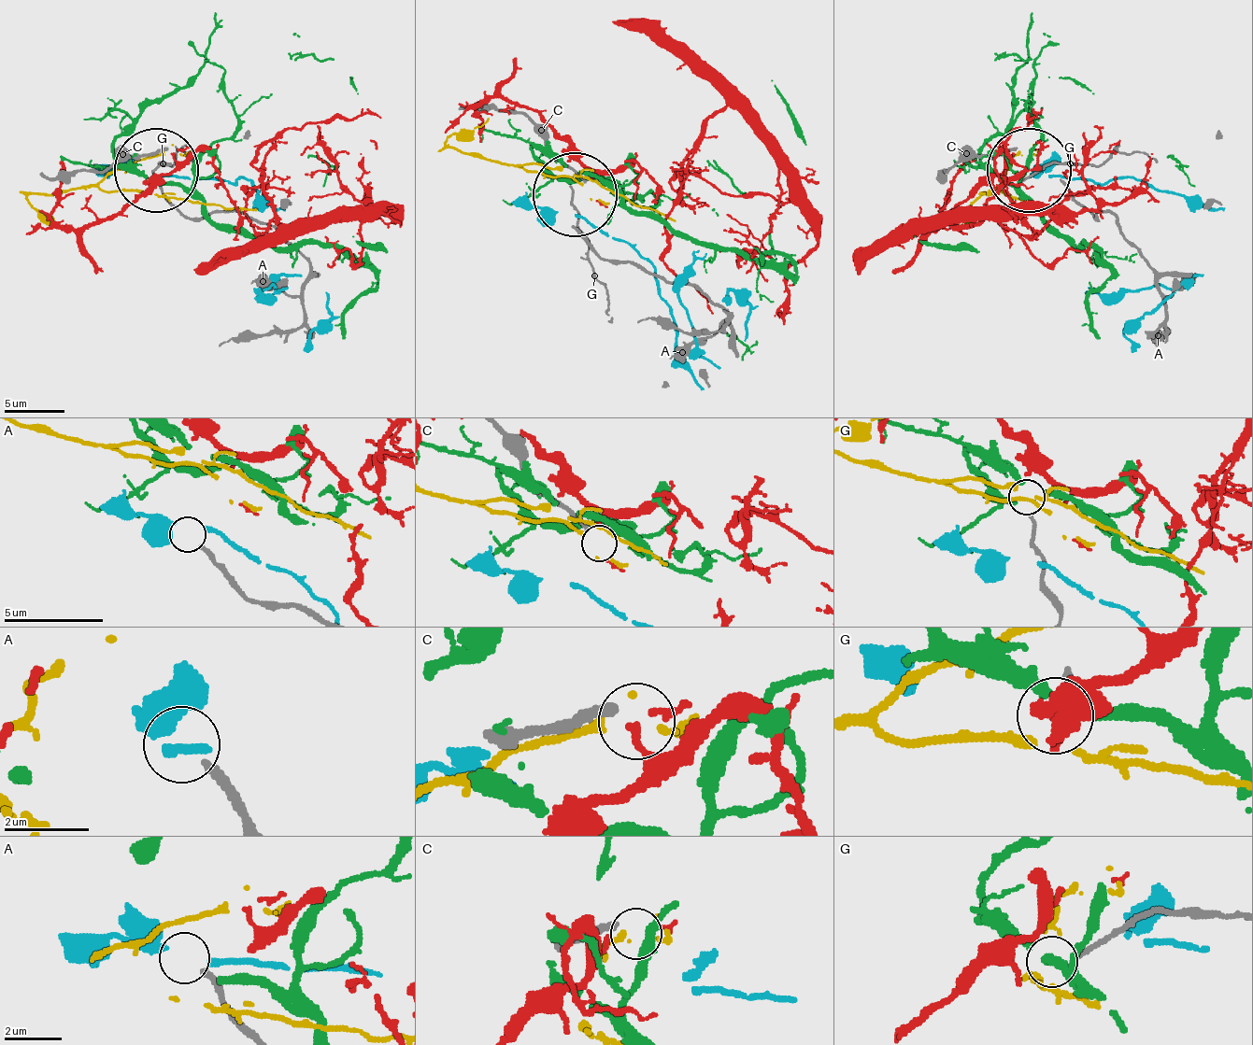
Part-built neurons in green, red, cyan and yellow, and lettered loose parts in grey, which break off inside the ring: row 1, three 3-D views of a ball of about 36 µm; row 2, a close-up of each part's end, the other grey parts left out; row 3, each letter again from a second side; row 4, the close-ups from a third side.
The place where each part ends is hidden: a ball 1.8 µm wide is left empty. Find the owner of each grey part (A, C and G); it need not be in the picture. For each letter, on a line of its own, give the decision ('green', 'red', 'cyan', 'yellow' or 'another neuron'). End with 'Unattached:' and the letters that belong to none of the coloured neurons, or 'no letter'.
A: another neuron
C: another neuron
G: yellow
Unattached: A, C

